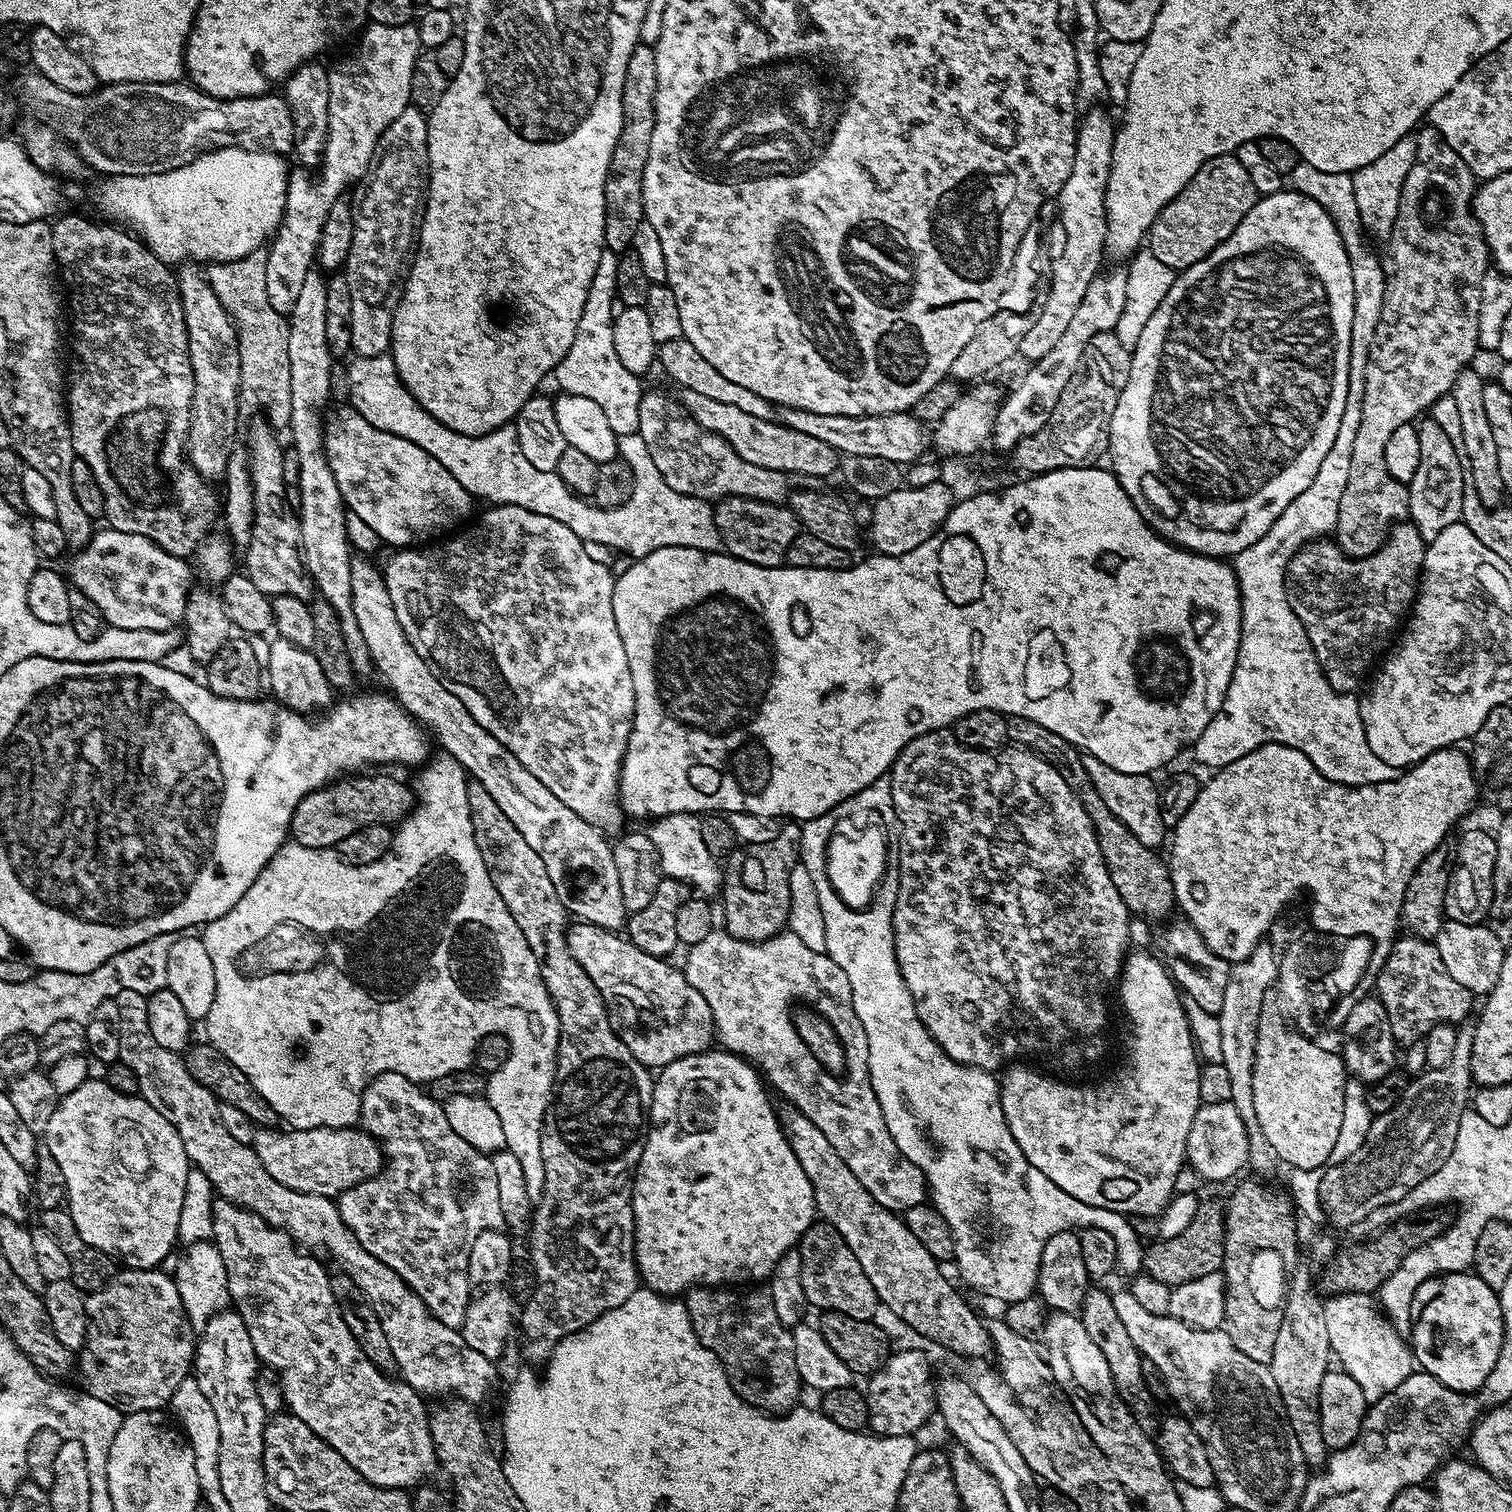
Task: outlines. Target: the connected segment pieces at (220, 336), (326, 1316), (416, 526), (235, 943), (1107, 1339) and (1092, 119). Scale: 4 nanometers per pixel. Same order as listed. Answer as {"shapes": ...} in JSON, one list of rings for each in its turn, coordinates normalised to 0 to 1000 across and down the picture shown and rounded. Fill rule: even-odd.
{"shapes":[[[[122,173],[116,181],[119,191],[119,202],[122,206],[122,212],[124,219],[124,236],[127,240],[127,247],[130,253],[130,260],[127,262],[127,274],[123,289],[123,304],[133,315],[147,315],[151,311],[151,303],[154,301],[153,290],[156,288],[156,272],[157,273],[157,257],[159,256],[159,240],[157,239],[157,224],[156,216],[151,206],[144,200],[144,194],[138,188],[136,181],[132,180],[129,174]]],[[[141,793],[140,804],[141,815],[139,820],[144,825],[144,828],[147,831],[147,837],[149,839],[149,848],[151,851],[153,864],[160,872],[160,874],[163,874],[163,880],[165,880],[165,888],[168,888],[170,900],[173,903],[178,902],[179,904],[183,905],[185,907],[184,915],[190,933],[192,936],[200,938],[200,940],[202,940],[202,943],[205,943],[205,946],[208,946],[208,948],[210,948],[210,951],[213,951],[213,954],[216,954],[221,959],[224,959],[224,962],[226,962],[226,964],[229,964],[229,967],[231,967],[231,970],[234,972],[237,972],[238,977],[242,981],[247,982],[248,984],[269,985],[271,983],[270,981],[272,981],[273,979],[278,979],[282,976],[288,975],[290,973],[290,968],[285,954],[282,952],[277,954],[274,948],[274,943],[275,942],[274,937],[276,938],[278,937],[279,928],[280,928],[278,921],[274,921],[272,917],[264,911],[259,913],[258,911],[259,910],[256,907],[251,905],[240,895],[239,890],[235,887],[234,883],[232,882],[231,878],[226,873],[225,865],[222,862],[220,854],[218,853],[218,840],[214,839],[206,831],[208,830],[199,827],[191,815],[188,814],[187,812],[182,812],[181,810],[177,810],[173,804],[168,803],[165,799],[160,799],[154,794]]],[[[232,269],[221,270],[216,273],[218,275],[214,276],[214,299],[217,301],[218,311],[221,311],[221,319],[224,319],[229,338],[235,343],[236,341],[250,356],[260,360],[262,364],[282,360],[293,355],[294,349],[302,351],[308,346],[306,344],[312,339],[313,329],[305,321],[303,316],[300,316],[300,313],[298,313],[298,311],[295,311],[295,308],[292,308],[292,306],[290,306],[290,303],[279,298],[279,295],[263,290],[263,287],[251,286]]],[[[286,499],[277,509],[278,514],[274,518],[274,534],[261,548],[258,562],[252,569],[245,571],[229,571],[222,561],[206,561],[195,557],[188,557],[181,565],[181,567],[179,567],[173,578],[168,581],[165,589],[163,589],[163,591],[155,597],[155,602],[149,602],[147,607],[134,612],[134,621],[136,631],[139,631],[139,636],[142,636],[143,650],[142,663],[136,673],[136,688],[165,714],[173,726],[183,735],[185,740],[188,743],[190,743],[188,744],[191,747],[195,747],[233,745],[238,740],[238,726],[241,724],[241,720],[249,712],[253,709],[260,709],[276,716],[284,716],[292,713],[293,711],[301,711],[313,703],[315,690],[319,685],[327,683],[332,684],[337,689],[337,700],[335,700],[333,704],[322,712],[321,727],[324,731],[327,731],[329,739],[332,739],[332,750],[335,750],[335,761],[339,762],[343,769],[345,769],[345,776],[348,776],[348,790],[351,790],[351,792],[354,795],[360,787],[358,747],[360,737],[362,736],[368,716],[370,677],[364,657],[357,646],[356,634],[353,634],[353,628],[351,628],[348,620],[345,620],[345,615],[339,611],[337,602],[333,601],[332,591],[328,590],[327,583],[321,575],[321,570],[317,569],[316,557],[313,557],[313,546],[311,544],[310,514],[300,500],[290,499]],[[183,608],[198,608],[198,611],[204,611],[204,614],[209,614],[209,616],[225,616],[225,614],[233,614],[233,616],[238,616],[241,622],[246,619],[246,622],[243,622],[246,632],[241,635],[241,643],[238,643],[235,648],[233,648],[233,646],[225,646],[225,640],[217,640],[217,643],[198,643],[198,646],[185,646],[185,643],[183,643],[183,646],[177,646],[177,614],[180,614]]],[[[728,851],[720,851],[717,857],[717,863],[715,864],[713,870],[719,882],[721,882],[722,887],[729,893],[729,896],[734,903],[734,911],[737,913],[737,919],[739,920],[739,925],[745,929],[745,932],[750,937],[750,940],[753,940],[755,946],[760,948],[764,948],[767,943],[769,933],[767,934],[767,930],[765,929],[765,923],[762,921],[759,911],[757,911],[758,900],[750,890],[745,877],[742,877],[739,868],[737,867],[735,856],[732,854],[730,855]]],[[[722,70],[720,74],[714,77],[712,85],[712,101],[710,102],[710,110],[708,110],[708,118],[702,123],[700,134],[701,134],[701,151],[704,153],[704,162],[701,164],[701,167],[698,169],[698,173],[696,175],[696,186],[693,188],[693,194],[690,194],[690,202],[688,204],[688,207],[685,207],[681,218],[675,224],[674,235],[678,235],[680,239],[685,239],[689,237],[702,224],[702,220],[705,219],[705,216],[708,210],[710,210],[710,205],[718,197],[718,192],[721,187],[728,179],[730,169],[731,170],[731,161],[733,159],[733,142],[730,138],[730,129],[731,123],[734,118],[734,110],[735,109],[735,100],[738,93],[739,83],[735,82],[735,79],[728,72],[728,70]]]]}

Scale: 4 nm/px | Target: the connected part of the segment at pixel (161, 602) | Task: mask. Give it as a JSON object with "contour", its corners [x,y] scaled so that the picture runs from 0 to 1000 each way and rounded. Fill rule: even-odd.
{"contour":[[[71,348],[62,351],[61,358],[52,363],[45,373],[44,383],[50,391],[53,392],[65,403],[69,413],[81,417],[112,417],[121,411],[124,396],[128,391],[128,376],[122,368],[116,368],[94,353],[83,353]]]}

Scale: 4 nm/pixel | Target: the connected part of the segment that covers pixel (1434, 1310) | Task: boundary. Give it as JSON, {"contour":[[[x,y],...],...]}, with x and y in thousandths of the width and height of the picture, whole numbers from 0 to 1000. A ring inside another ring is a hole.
{"contour":[[[971,840],[946,845],[935,856],[934,870],[933,891],[936,901],[959,919],[969,922],[978,921],[983,911],[985,911],[985,906],[988,906],[988,902],[991,901],[991,896],[993,893],[995,875],[990,853],[983,851],[979,844]]]}

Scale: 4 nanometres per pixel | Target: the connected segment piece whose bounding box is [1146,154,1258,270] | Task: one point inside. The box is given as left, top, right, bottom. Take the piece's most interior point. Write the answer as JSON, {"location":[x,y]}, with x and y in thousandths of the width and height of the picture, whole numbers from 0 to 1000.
{"location":[798,139]}

